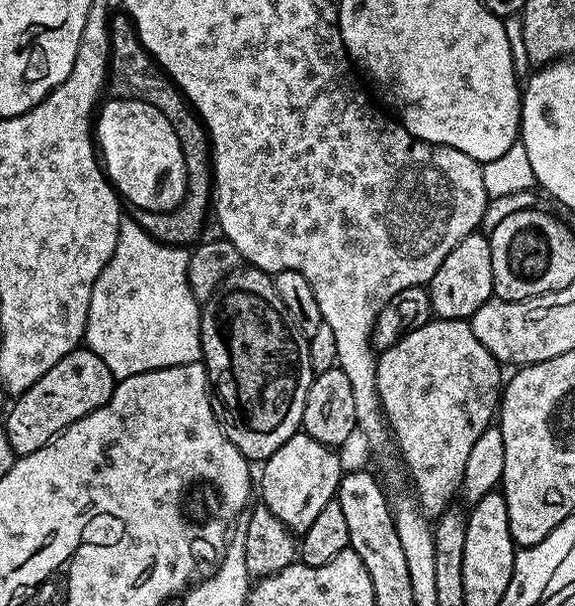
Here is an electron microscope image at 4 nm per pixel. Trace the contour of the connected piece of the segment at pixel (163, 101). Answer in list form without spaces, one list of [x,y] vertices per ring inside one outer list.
[[[127,14],[119,15],[113,15],[108,22],[108,37],[112,45],[108,51],[107,91],[118,100],[141,100],[150,102],[150,106],[158,106],[158,110],[166,114],[170,126],[174,126],[174,134],[178,134],[178,146],[182,146],[186,162],[186,195],[178,207],[173,212],[137,211],[134,218],[138,226],[142,226],[142,230],[150,234],[150,238],[175,248],[188,248],[204,236],[204,219],[207,216],[209,219],[210,209],[214,204],[214,165],[208,129],[196,115],[195,108],[188,103],[187,96],[146,51],[132,17]]]

